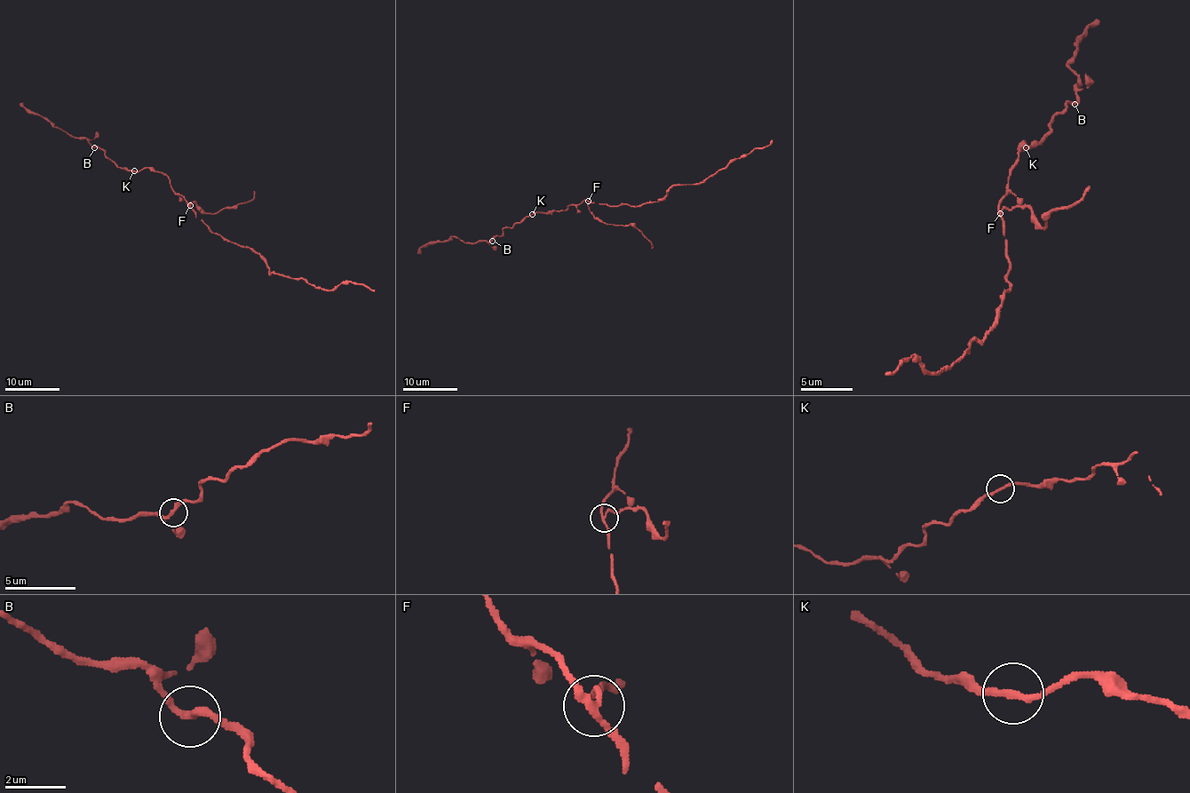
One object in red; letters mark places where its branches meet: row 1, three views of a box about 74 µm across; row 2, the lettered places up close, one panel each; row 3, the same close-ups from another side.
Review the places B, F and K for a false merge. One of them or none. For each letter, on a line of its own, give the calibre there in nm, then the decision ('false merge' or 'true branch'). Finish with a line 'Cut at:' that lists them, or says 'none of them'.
B: 240 nm | true branch
F: 190 nm | false merge
K: 220 nm | true branch
Cut at: F

